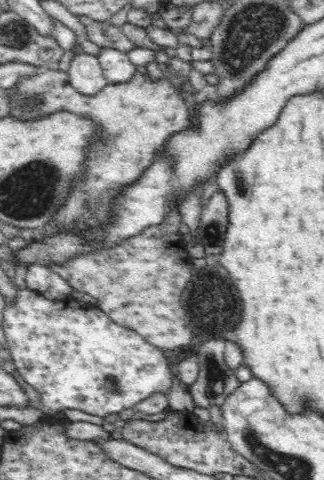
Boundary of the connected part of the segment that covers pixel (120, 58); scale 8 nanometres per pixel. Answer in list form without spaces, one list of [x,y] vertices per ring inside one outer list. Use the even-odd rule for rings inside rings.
[[[101,47],[96,57],[109,83],[128,83],[137,72],[127,53],[116,48]]]

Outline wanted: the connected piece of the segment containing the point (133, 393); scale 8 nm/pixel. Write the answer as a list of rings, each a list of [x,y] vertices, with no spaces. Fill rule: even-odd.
[[[25,288],[4,310],[2,325],[15,368],[26,383],[40,393],[40,410],[44,416],[76,408],[104,418],[124,410],[135,410],[136,404],[154,394],[168,397],[174,388],[172,370],[163,350],[150,344],[140,333],[119,326],[97,306],[84,308],[84,303],[76,300],[56,303]]]

